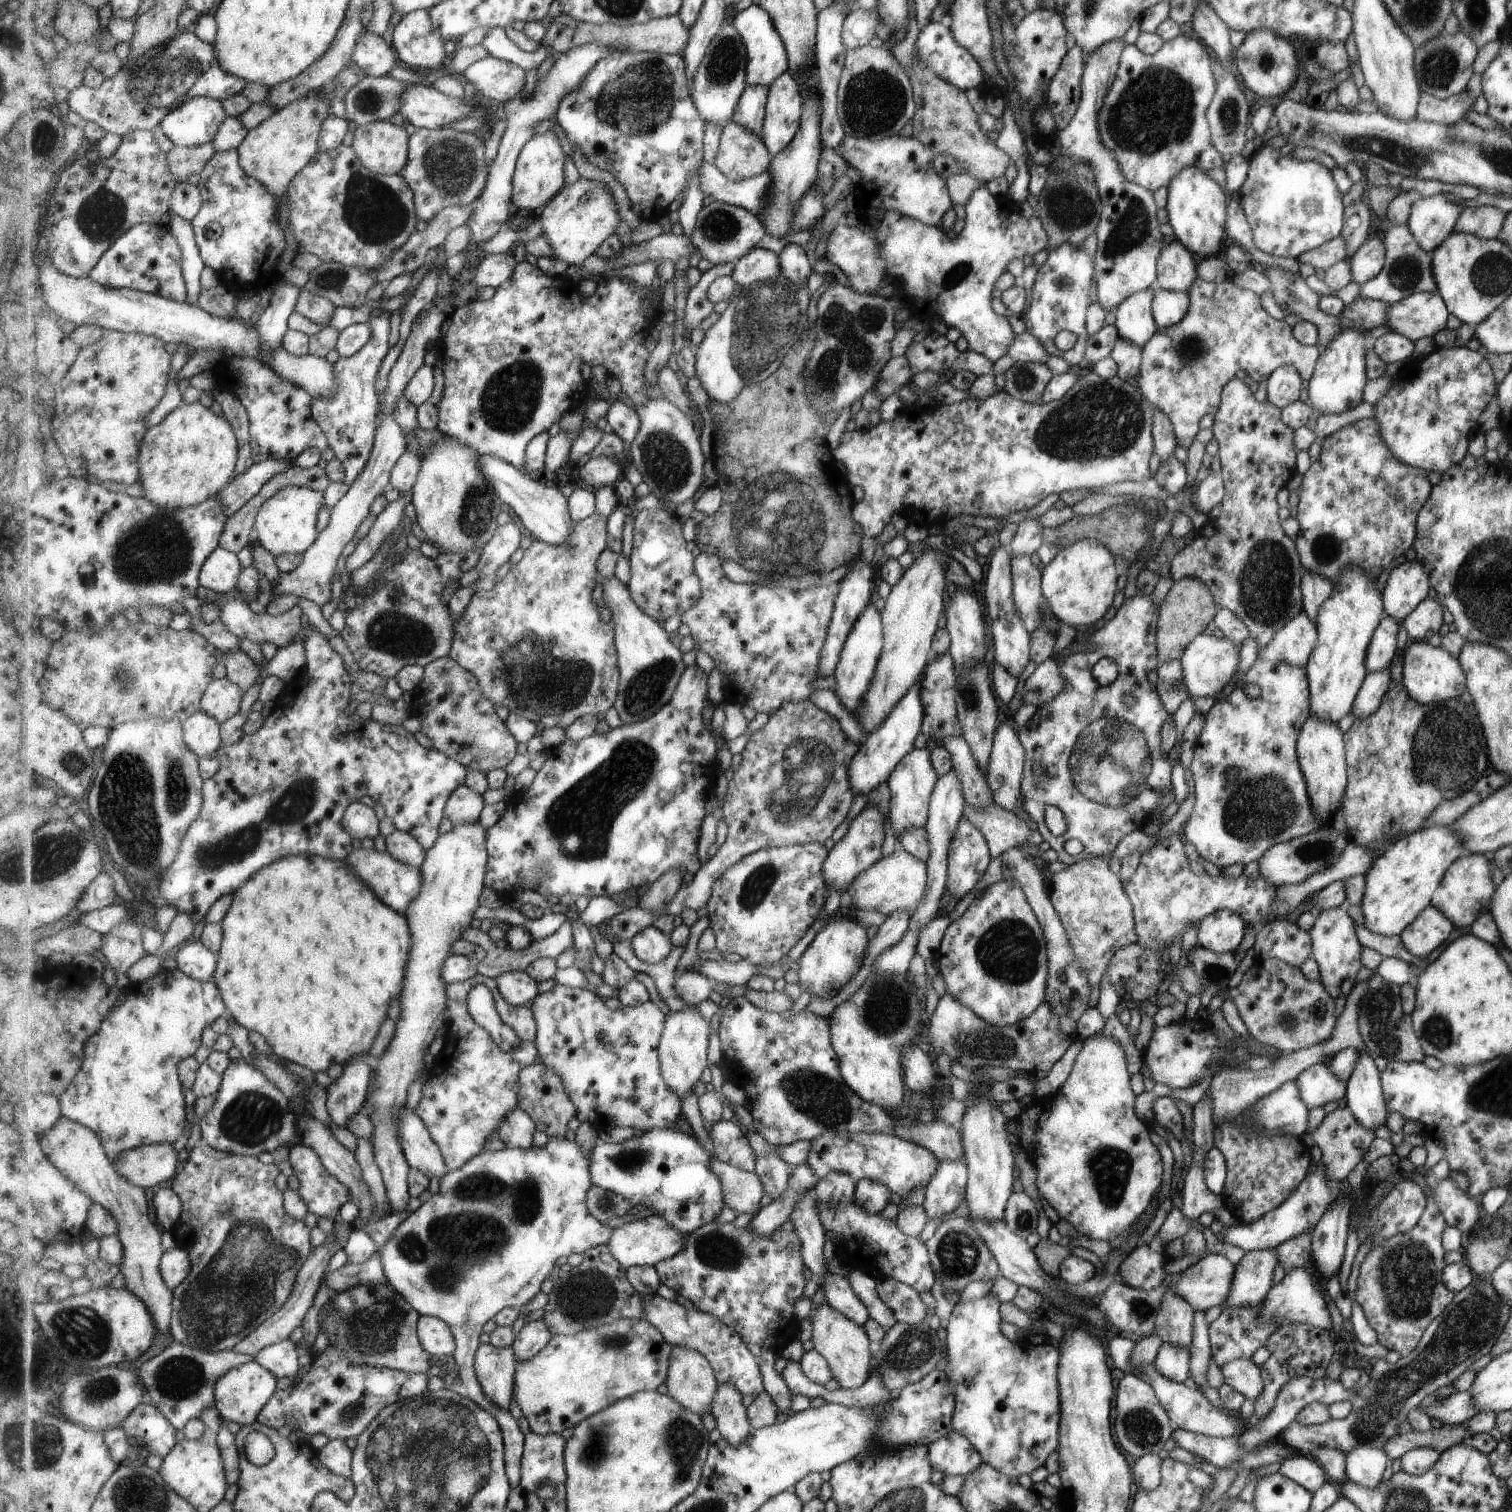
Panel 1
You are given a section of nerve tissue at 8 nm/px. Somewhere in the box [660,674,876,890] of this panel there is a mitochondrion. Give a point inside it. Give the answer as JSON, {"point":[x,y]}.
{"point":[807,766]}

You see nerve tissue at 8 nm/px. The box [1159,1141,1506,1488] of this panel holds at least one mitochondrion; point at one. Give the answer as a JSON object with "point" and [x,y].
{"point":[1464,1332]}

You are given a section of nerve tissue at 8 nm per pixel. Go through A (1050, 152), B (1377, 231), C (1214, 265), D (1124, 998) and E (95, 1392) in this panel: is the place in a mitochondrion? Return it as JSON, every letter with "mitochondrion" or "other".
{"A":"other","B":"other","C":"other","D":"other","E":"mitochondrion"}

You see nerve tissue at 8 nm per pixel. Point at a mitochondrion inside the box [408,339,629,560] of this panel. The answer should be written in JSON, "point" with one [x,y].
{"point":[511,396]}

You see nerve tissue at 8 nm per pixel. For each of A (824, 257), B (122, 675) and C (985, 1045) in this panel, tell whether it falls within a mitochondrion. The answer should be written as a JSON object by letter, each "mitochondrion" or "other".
{"A":"other","B":"mitochondrion","C":"mitochondrion"}

